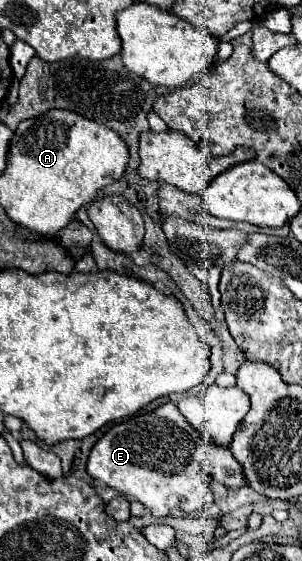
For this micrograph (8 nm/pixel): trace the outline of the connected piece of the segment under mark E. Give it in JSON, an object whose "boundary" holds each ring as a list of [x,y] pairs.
{"boundary":[[[173,403],[111,427],[93,445],[87,459],[87,473],[125,497],[141,501],[155,517],[165,517],[173,507],[179,507],[183,513],[203,509],[213,501],[213,483],[233,489],[247,485],[231,451],[207,441],[207,437],[199,437]]]}

